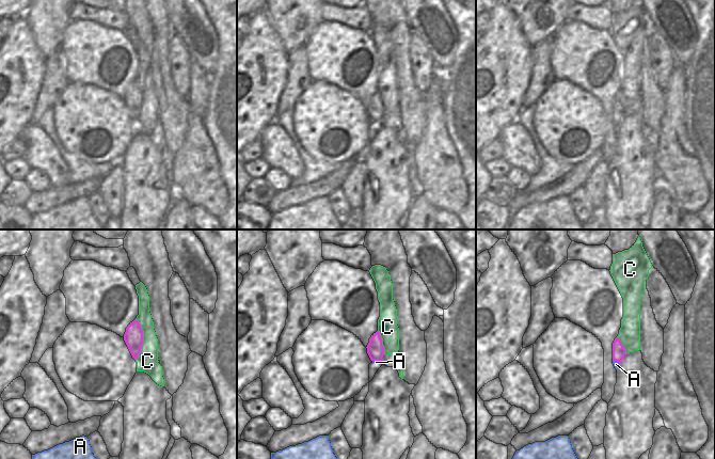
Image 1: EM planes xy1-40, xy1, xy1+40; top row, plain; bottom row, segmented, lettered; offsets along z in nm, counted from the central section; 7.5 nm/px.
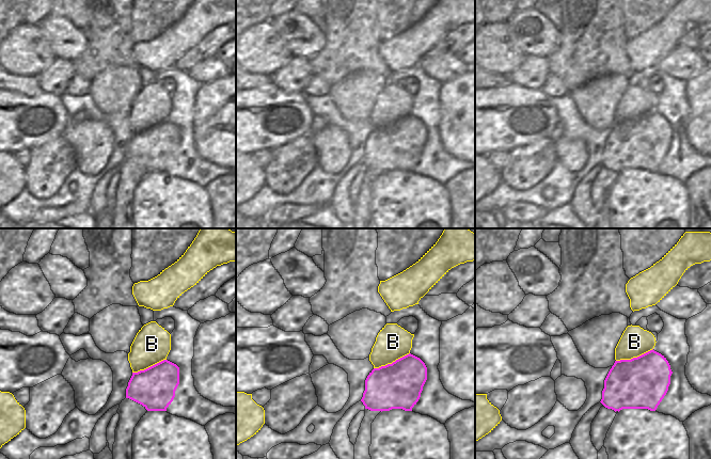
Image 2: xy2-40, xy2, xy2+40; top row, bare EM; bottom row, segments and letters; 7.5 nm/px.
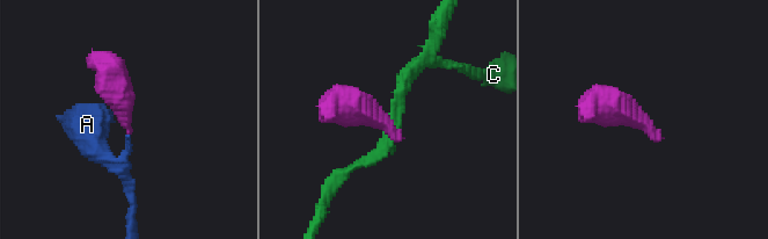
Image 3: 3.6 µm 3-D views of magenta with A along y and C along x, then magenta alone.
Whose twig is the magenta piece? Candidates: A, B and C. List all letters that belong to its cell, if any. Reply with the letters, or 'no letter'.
A

